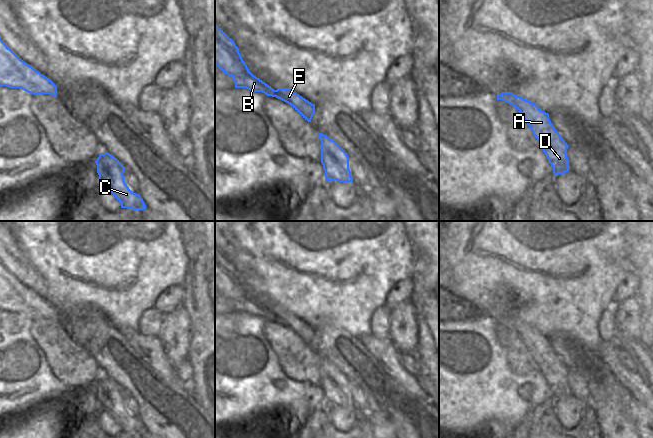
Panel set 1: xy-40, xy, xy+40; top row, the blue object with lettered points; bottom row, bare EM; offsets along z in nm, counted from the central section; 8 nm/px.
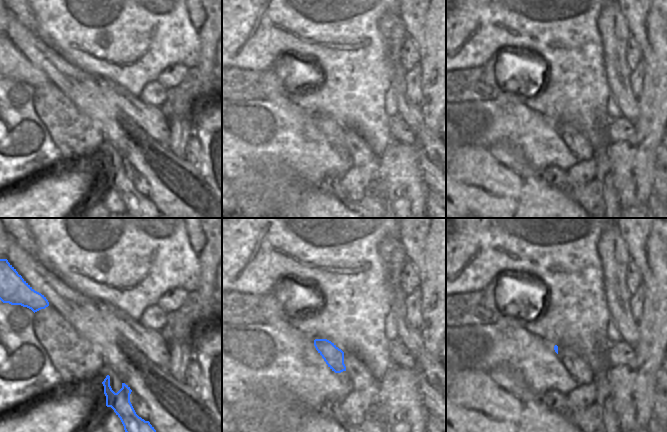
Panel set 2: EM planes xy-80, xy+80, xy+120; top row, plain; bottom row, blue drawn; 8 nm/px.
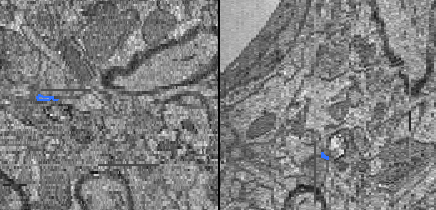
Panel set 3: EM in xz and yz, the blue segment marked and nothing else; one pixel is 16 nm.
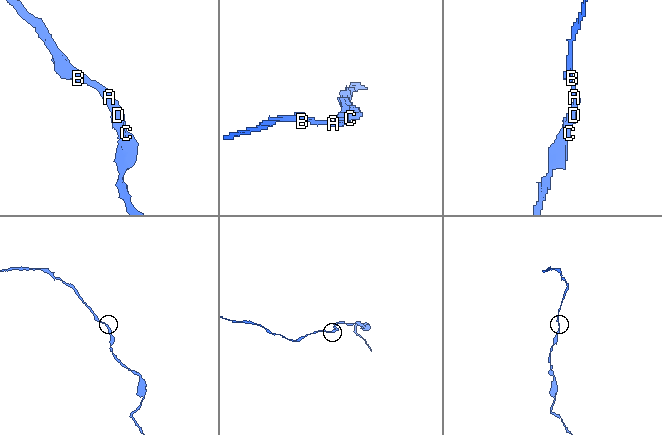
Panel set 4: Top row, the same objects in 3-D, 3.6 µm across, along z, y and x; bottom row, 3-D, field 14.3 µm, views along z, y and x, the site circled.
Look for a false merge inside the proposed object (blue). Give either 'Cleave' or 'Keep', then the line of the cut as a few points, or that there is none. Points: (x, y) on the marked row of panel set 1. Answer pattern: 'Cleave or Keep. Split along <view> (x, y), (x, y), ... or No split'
Keep. No split

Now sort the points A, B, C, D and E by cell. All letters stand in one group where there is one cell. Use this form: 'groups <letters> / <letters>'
groups A B C D E

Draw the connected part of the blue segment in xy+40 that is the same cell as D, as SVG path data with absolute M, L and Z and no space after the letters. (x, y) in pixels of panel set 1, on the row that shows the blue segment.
M512 92L497 94L497 100L514 106L521 113L553 167L554 175L568 172L567 149L569 146L551 123L549 114L540 110L536 104L516 96Z

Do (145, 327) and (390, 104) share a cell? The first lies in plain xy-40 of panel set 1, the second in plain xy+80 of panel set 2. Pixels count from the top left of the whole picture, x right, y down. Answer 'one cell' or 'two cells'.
one cell

